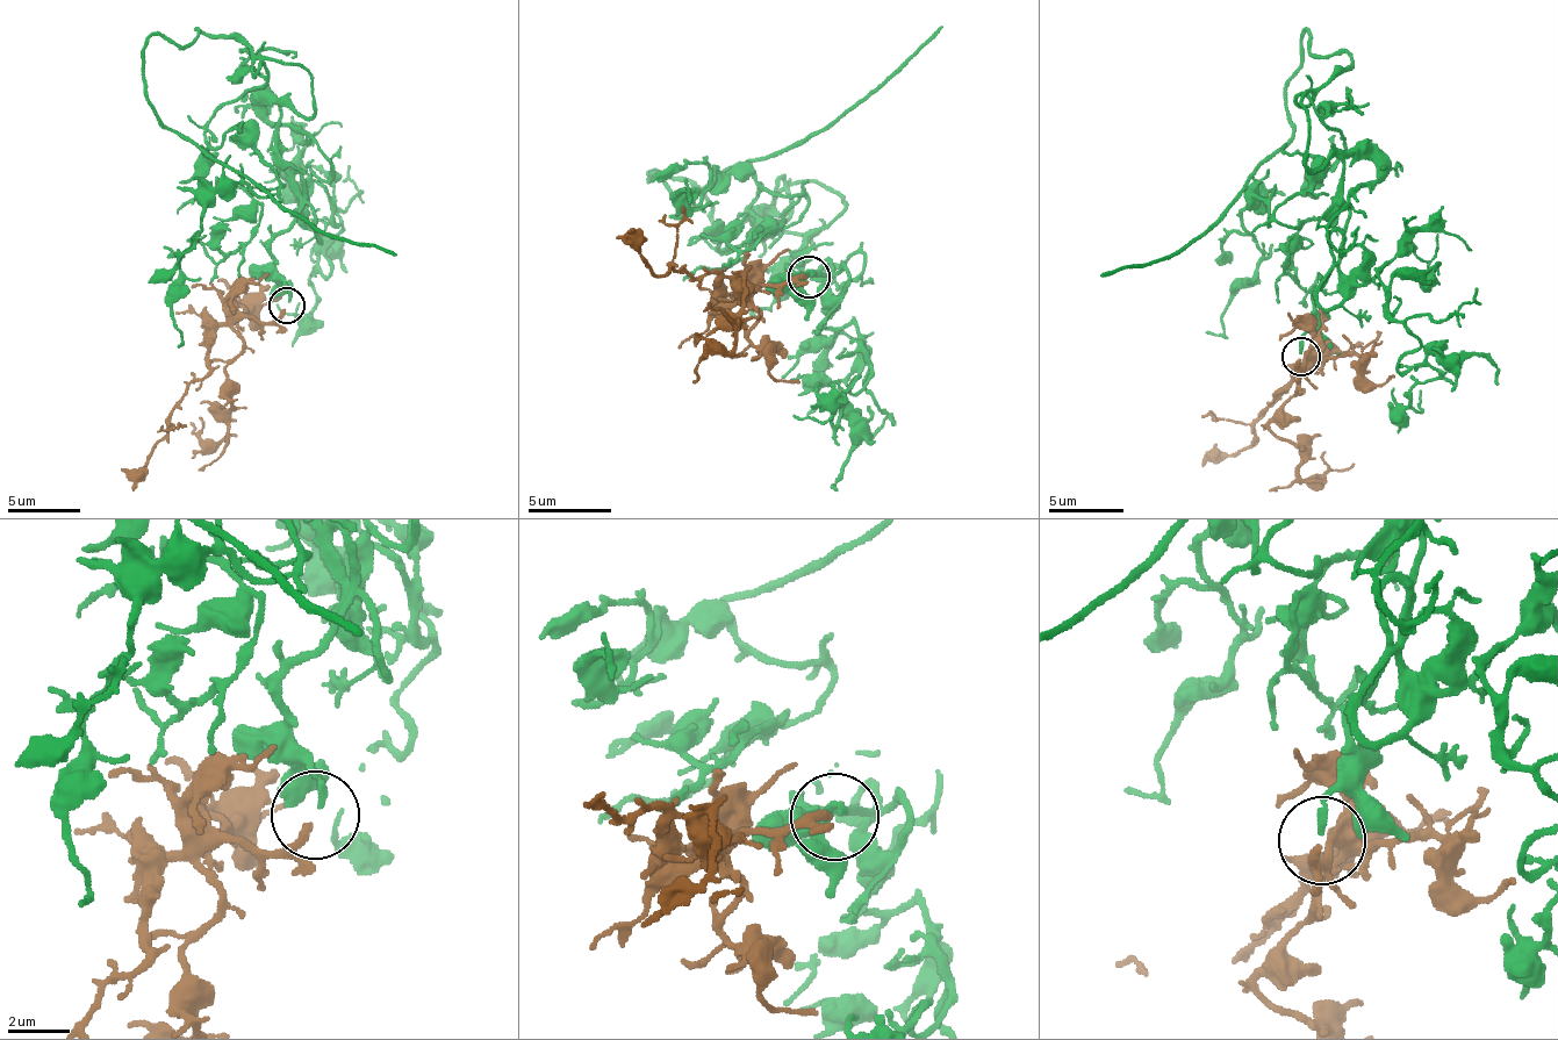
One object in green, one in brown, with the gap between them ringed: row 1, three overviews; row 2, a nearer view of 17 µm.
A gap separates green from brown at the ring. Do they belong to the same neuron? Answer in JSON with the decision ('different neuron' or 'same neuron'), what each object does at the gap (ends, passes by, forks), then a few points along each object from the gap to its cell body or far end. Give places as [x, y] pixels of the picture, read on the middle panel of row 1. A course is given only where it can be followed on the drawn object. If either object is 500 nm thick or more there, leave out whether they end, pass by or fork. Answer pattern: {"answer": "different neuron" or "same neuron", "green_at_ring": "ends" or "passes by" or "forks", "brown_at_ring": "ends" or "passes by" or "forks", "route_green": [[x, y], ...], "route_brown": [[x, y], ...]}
{"answer": "same neuron", "green_at_ring": "ends", "brown_at_ring": "ends", "route_green": [[810, 274], [845, 194], [795, 184], [726, 250], [804, 198], [742, 171], [941, 28]], "route_brown": [[805, 277], [755, 285], [730, 300], [712, 272], [695, 275], [669, 265], [661, 275], [639, 255], [631, 230]]}

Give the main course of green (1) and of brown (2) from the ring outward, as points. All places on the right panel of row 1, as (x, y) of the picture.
1: (1300, 352), (1349, 217), (1304, 95), (1343, 148), (1270, 226), (1253, 179), (1101, 278)
2: (1300, 358), (1300, 367), (1305, 354), (1316, 358), (1276, 392), (1254, 425), (1257, 442), (1220, 452), (1201, 468)

